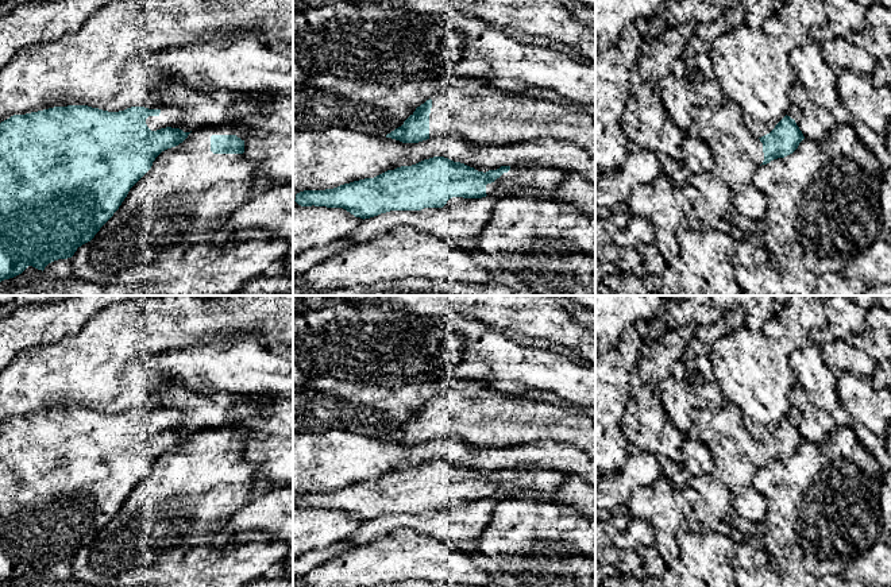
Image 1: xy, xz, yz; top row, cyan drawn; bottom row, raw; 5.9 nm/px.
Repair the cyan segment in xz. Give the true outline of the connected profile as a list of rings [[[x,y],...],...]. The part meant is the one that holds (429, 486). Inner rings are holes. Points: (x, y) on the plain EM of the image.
[[[433,459],[333,491],[304,493],[296,497],[294,503],[301,509],[343,510],[364,522],[390,513],[443,510],[452,499],[482,501],[518,490],[549,494],[566,476],[559,470],[533,463],[483,475],[444,459]]]

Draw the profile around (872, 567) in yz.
[[[878,540],[846,568],[845,576],[867,587],[891,586],[891,545]]]

